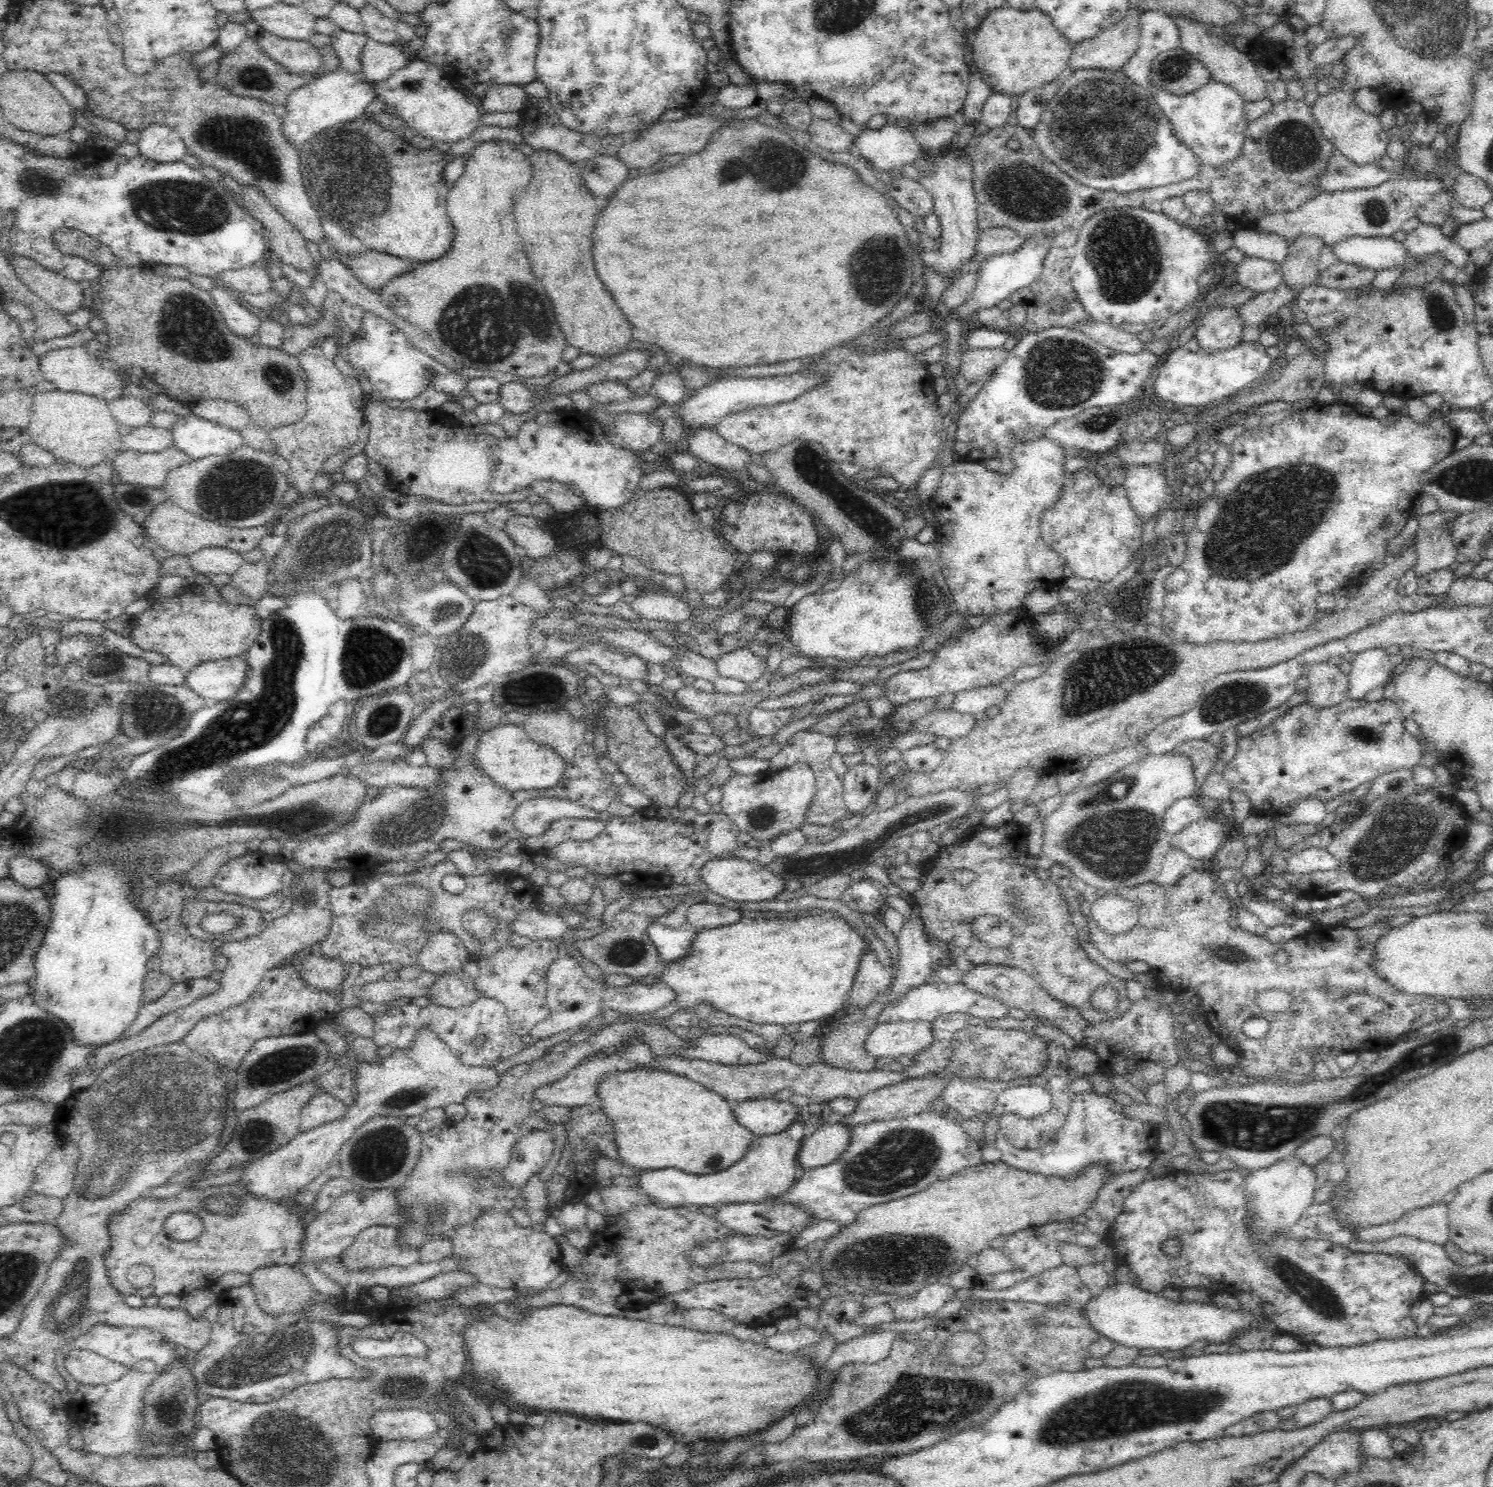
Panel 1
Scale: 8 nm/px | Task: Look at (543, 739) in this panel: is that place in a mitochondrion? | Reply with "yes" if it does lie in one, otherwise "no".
no

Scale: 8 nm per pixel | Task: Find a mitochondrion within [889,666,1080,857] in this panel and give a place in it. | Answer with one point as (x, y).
(935, 810)

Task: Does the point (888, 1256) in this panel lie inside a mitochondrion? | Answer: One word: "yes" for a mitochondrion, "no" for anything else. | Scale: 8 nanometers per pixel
yes

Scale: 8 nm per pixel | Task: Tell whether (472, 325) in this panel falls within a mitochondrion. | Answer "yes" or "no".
yes

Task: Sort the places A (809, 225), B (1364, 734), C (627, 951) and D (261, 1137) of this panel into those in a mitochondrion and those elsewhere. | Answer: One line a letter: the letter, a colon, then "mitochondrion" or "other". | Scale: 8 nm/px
A: other
B: mitochondrion
C: mitochondrion
D: mitochondrion

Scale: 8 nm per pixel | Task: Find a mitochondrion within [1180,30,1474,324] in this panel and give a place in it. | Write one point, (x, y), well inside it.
(1287, 144)

